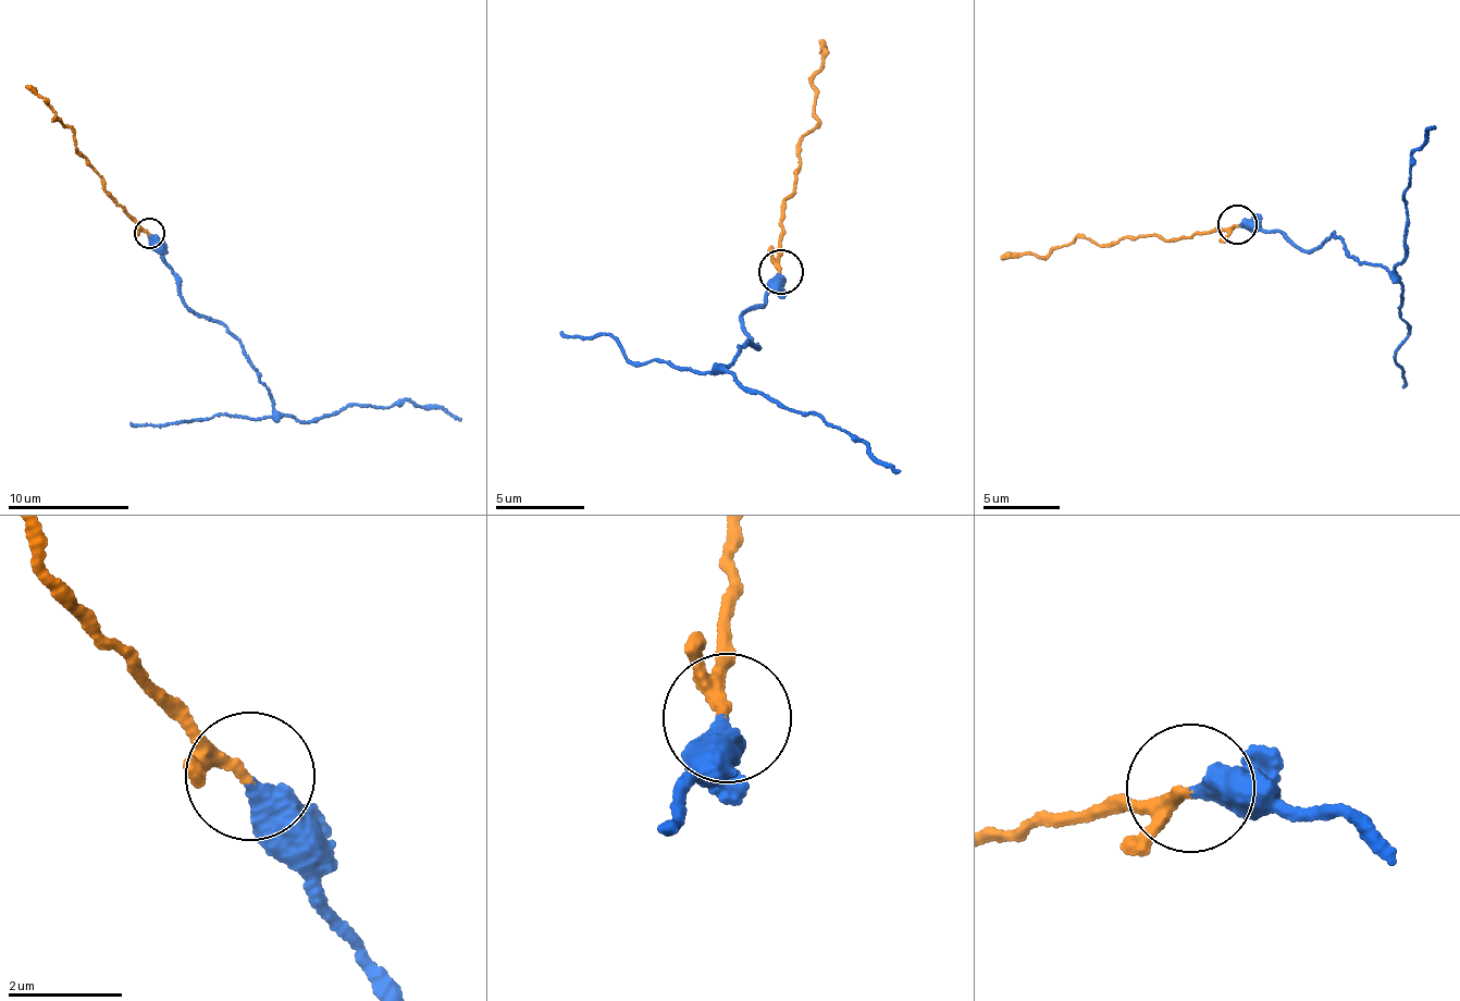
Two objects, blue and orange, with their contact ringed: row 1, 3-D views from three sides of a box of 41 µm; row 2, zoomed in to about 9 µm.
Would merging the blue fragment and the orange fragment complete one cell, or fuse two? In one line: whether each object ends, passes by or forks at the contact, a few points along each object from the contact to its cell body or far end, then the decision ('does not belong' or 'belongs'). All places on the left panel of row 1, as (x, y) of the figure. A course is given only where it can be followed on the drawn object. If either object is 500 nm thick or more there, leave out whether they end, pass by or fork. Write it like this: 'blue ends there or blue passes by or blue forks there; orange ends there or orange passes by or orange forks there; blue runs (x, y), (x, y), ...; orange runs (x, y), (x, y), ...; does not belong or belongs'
blue ends there; orange ends there; blue runs (150, 234), (185, 304), (238, 340), (282, 415), (309, 421), (351, 405), (387, 408), (405, 400), (461, 418); orange runs (150, 234), (108, 194), (100, 176), (74, 146), (71, 127), (53, 118), (25, 87); belongs

